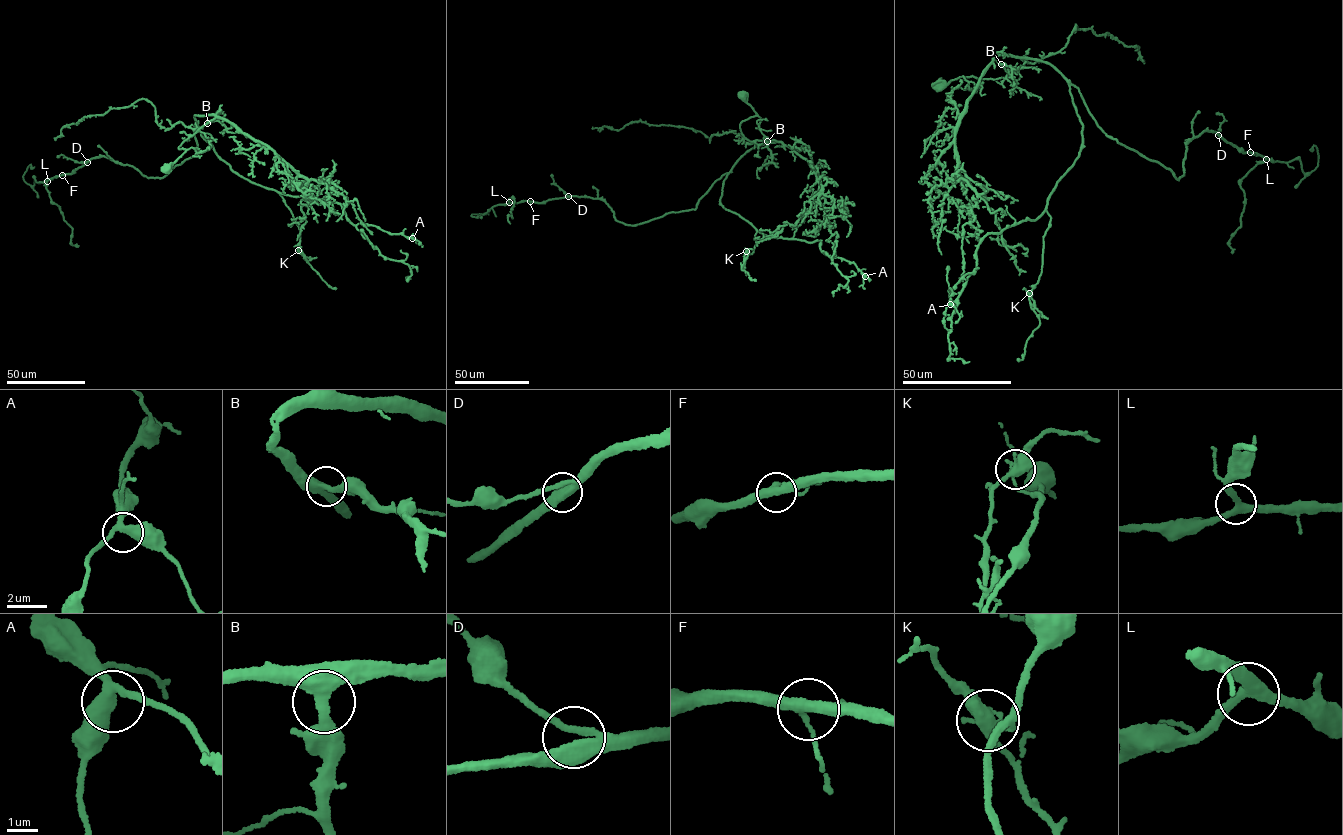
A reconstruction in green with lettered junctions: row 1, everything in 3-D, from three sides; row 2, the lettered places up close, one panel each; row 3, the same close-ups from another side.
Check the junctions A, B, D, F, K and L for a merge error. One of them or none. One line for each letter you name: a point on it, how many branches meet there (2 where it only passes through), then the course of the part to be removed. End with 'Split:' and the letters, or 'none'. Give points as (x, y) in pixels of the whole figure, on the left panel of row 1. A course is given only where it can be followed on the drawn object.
K: at (298, 250); 3 branches meet; foreign part runs (298, 250), (310, 259), (303, 258)
Split: K

